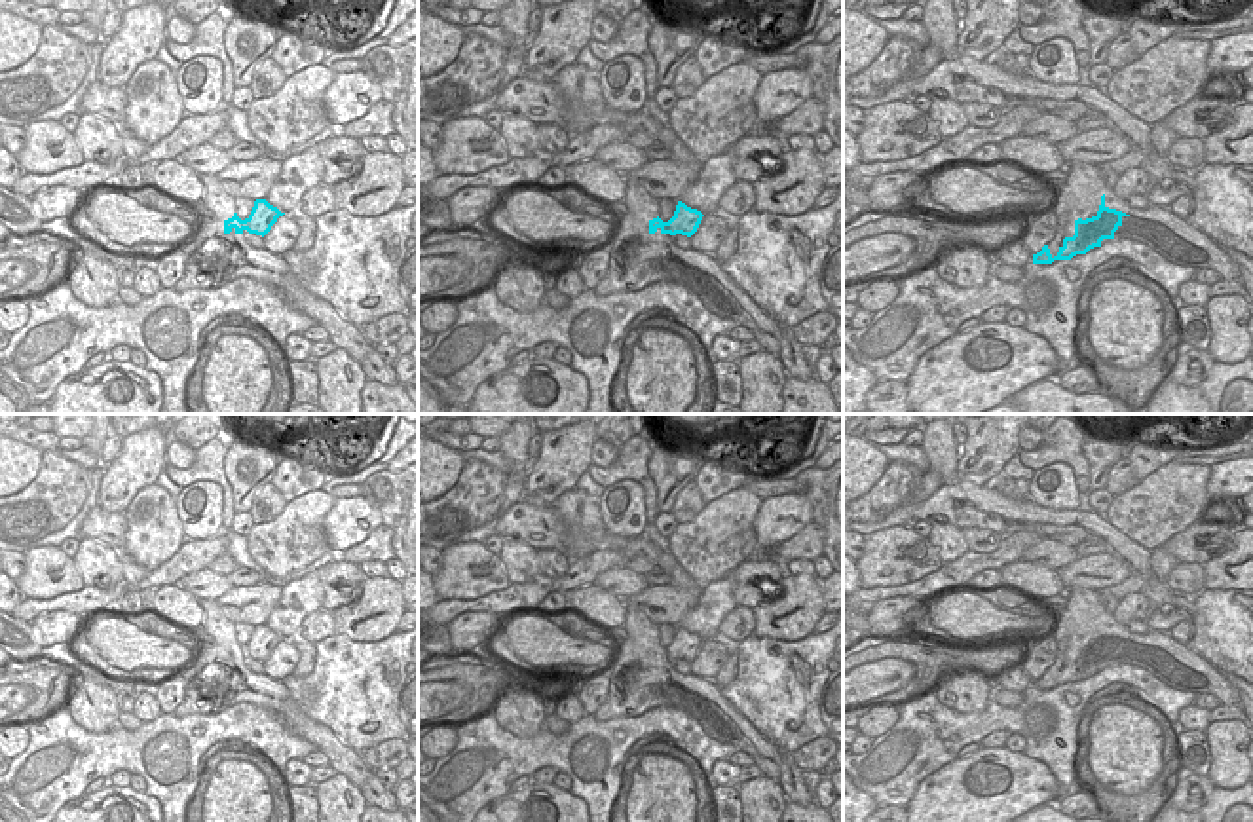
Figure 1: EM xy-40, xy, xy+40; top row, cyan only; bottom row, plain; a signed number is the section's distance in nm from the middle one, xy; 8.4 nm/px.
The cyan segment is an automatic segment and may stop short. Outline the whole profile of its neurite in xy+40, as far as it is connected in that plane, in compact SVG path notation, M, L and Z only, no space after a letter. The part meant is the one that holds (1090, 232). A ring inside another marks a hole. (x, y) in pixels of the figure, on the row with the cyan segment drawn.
M1103 194L1097 215L1086 220L1075 220L1075 235L1063 239L1059 252L1052 256L1048 245L1044 245L1040 252L1033 254L1033 264L1071 260L1076 254L1086 254L1094 247L1101 247L1103 239L1114 239L1114 232L1122 226L1124 216L1130 215L1105 205Z

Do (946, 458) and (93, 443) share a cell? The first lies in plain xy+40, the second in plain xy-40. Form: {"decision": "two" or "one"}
{"decision": "one"}

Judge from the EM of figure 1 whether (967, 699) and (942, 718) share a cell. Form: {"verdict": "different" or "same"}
{"verdict": "same"}

